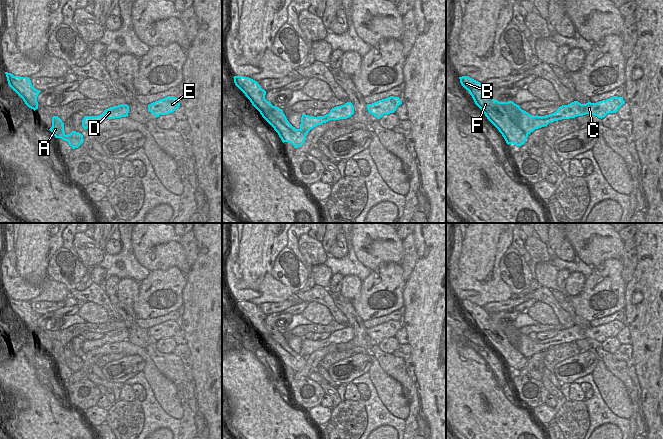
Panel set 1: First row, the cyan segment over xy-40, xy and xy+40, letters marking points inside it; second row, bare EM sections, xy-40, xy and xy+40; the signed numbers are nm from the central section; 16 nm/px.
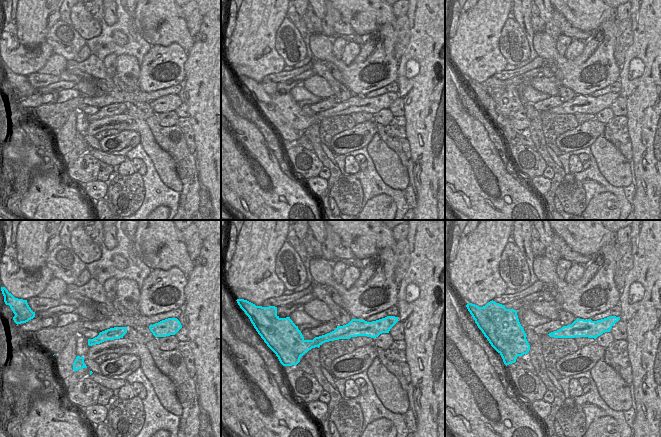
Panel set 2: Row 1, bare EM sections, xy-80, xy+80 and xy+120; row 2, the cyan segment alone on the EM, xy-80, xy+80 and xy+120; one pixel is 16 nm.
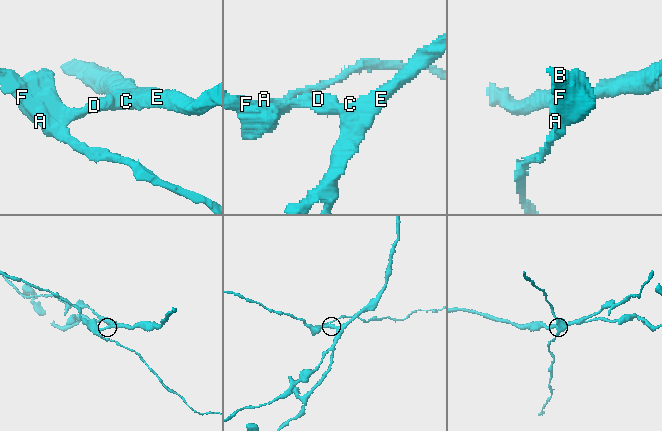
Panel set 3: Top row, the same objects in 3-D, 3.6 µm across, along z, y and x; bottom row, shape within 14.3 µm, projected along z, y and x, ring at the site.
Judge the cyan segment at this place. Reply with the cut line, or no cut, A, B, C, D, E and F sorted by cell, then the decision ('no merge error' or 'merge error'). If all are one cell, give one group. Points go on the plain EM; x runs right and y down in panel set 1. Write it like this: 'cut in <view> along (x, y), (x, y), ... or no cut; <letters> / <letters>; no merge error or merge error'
cut in xy+40 along (532, 340), (529, 346), (528, 357); A B F / C D E; merge error

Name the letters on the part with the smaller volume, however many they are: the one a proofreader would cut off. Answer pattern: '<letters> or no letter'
A, B, F

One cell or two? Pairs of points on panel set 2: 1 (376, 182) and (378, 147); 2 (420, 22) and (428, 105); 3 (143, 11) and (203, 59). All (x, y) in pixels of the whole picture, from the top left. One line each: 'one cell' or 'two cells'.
1: two cells
2: one cell
3: two cells

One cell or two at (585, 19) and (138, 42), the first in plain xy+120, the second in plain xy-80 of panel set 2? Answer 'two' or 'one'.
two

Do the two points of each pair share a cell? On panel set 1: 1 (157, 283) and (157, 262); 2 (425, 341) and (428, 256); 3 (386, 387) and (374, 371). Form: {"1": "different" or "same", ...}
{"1": "different", "2": "same", "3": "same"}

